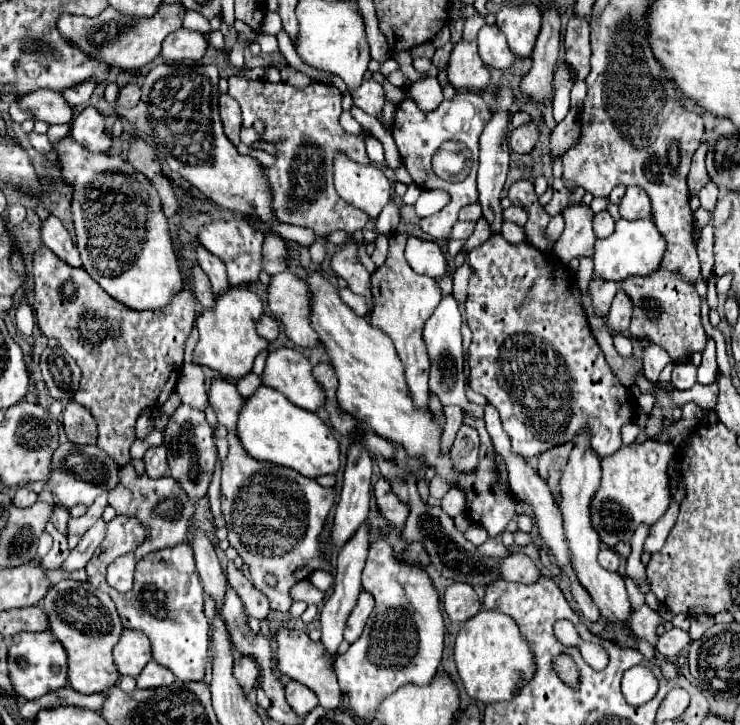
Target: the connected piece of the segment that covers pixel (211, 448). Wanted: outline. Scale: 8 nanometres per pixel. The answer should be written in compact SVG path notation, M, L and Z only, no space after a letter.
M181 404L169 418L165 426L165 440L163 446L167 448L167 460L171 468L171 476L179 482L179 486L185 490L185 494L191 500L199 500L207 494L207 486L211 482L211 474L217 460L217 448L213 442L211 426L205 420L205 414Z

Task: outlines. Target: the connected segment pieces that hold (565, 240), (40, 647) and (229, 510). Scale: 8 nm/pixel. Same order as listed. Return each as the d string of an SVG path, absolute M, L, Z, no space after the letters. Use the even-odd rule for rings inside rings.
M569 204L561 214L565 218L565 230L553 244L553 256L561 264L569 264L571 258L579 258L583 250L587 250L587 256L593 256L593 244L597 240L591 228L593 210L583 204Z
M49 630L15 634L15 638L11 638L7 664L13 690L23 700L35 700L47 692L55 692L57 688L67 686L67 654L63 644Z
M213 378L209 388L209 404L217 414L219 424L225 424L229 428L229 456L223 462L221 474L221 490L225 496L221 510L229 530L227 540L249 566L251 580L255 588L259 588L269 598L269 606L273 610L287 612L293 604L293 600L289 598L289 588L295 582L309 578L313 570L331 568L329 560L319 548L317 538L321 534L325 518L333 508L335 490L325 488L317 484L317 480L301 476L291 468L247 458L247 454L239 446L239 440L235 438L237 414L243 404L243 396L237 392L235 384L223 378ZM267 574L273 574L277 578L275 586L267 584Z

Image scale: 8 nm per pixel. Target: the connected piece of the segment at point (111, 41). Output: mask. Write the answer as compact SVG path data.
M161 4L161 8L157 10L157 14L153 18L139 18L139 20L123 18L113 8L103 10L103 14L95 16L95 18L63 14L57 22L57 28L65 38L69 38L69 42L73 46L79 46L89 58L101 60L101 62L115 66L115 68L137 70L137 68L151 64L159 56L161 42L167 38L167 34L181 28L181 20L183 20L183 6L181 4L177 4L177 6L175 4L171 4L171 6Z

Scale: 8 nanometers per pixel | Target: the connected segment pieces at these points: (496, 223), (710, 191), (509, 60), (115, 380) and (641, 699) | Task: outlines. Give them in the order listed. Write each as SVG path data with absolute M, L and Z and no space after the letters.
M501 88L497 90L499 102L497 102L497 112L493 114L491 122L485 126L481 138L479 138L479 146L481 146L481 154L479 154L479 172L477 172L477 188L479 188L479 204L483 208L483 216L487 218L487 222L491 224L493 232L501 232L501 190L505 184L505 176L509 170L509 146L507 146L507 110L513 102L513 90L509 88Z
M709 182L709 184L707 184L703 190L701 190L701 194L699 194L701 206L703 206L705 210L713 212L713 210L715 210L715 202L717 202L717 196L719 196L719 188L717 188L717 186L713 186L713 182Z
M485 24L477 34L479 56L491 68L509 68L515 60L513 52L507 46L507 40L495 24Z
M45 246L33 254L33 280L33 306L41 334L57 340L83 372L75 402L85 406L97 420L97 446L119 466L133 462L137 474L143 474L143 460L129 458L135 420L145 408L159 408L175 390L175 376L183 368L185 342L195 326L193 294L181 290L169 306L153 312L127 310L99 290L99 284L83 268L69 266Z
M635 666L625 672L623 682L621 682L621 692L629 704L641 706L641 704L647 704L655 696L657 680L649 668Z

